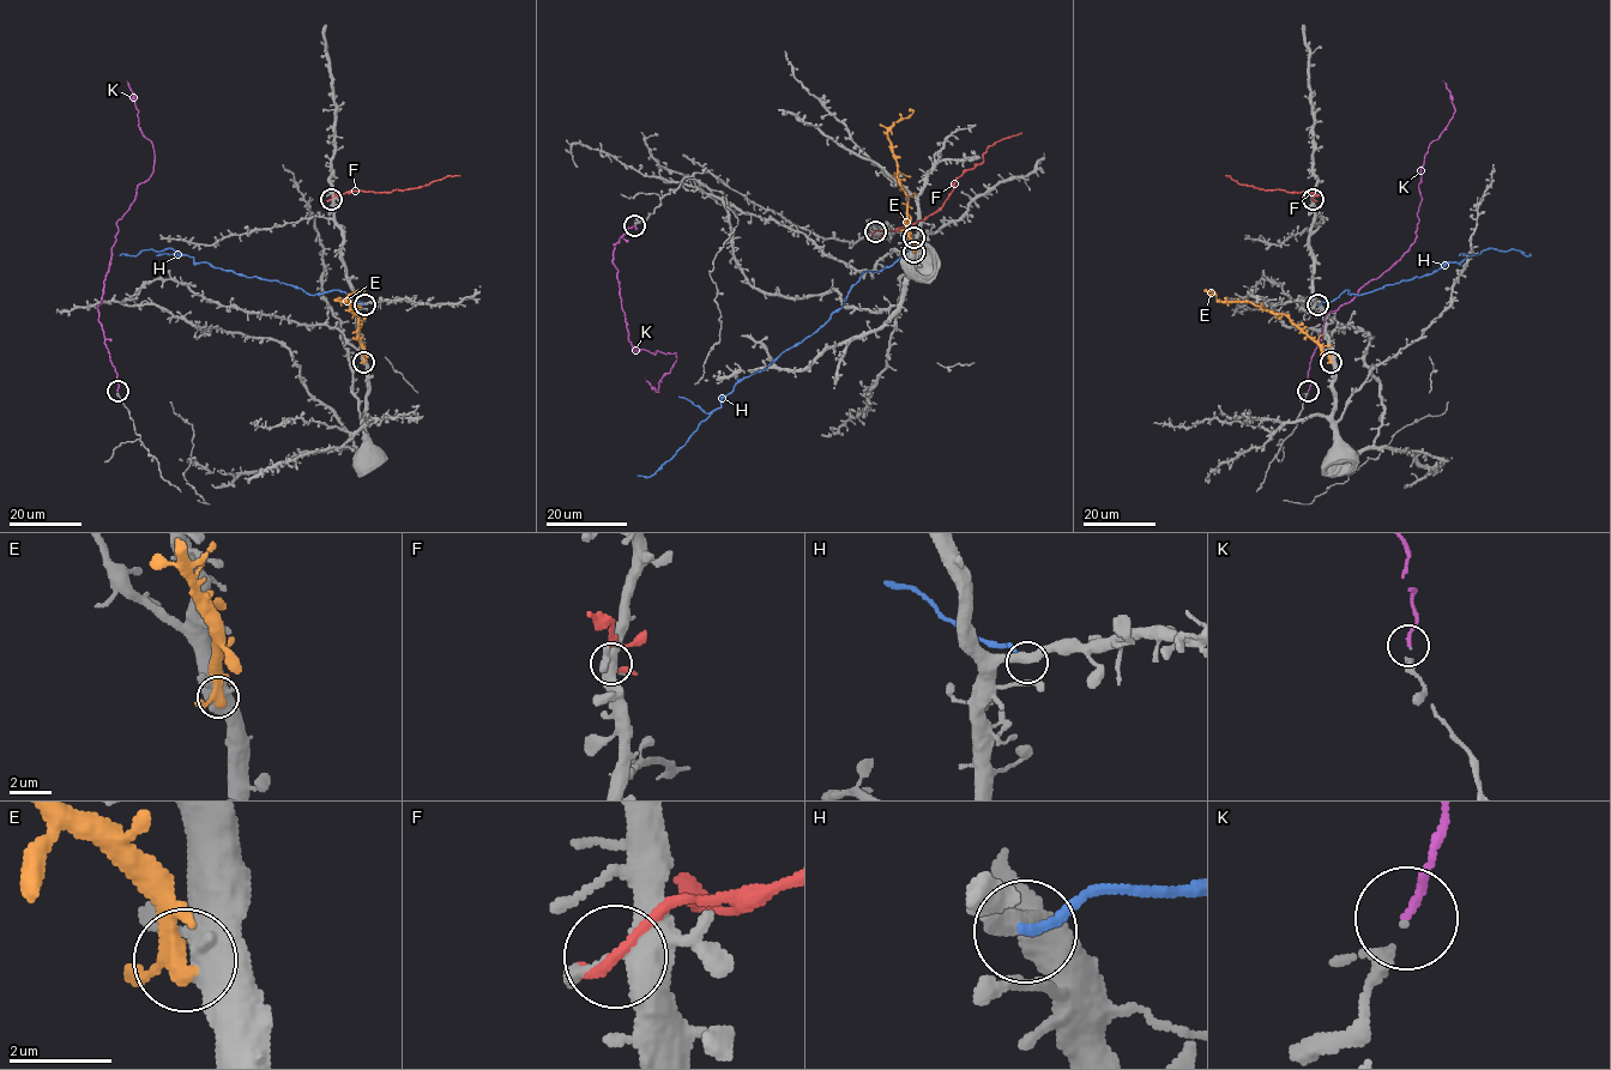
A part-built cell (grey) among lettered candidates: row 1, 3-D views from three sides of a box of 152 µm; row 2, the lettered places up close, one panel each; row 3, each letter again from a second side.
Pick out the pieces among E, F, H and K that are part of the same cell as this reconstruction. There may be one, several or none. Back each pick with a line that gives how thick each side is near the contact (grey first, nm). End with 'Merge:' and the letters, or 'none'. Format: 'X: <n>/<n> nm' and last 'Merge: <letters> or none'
K: 100/150 nm
Merge: K

